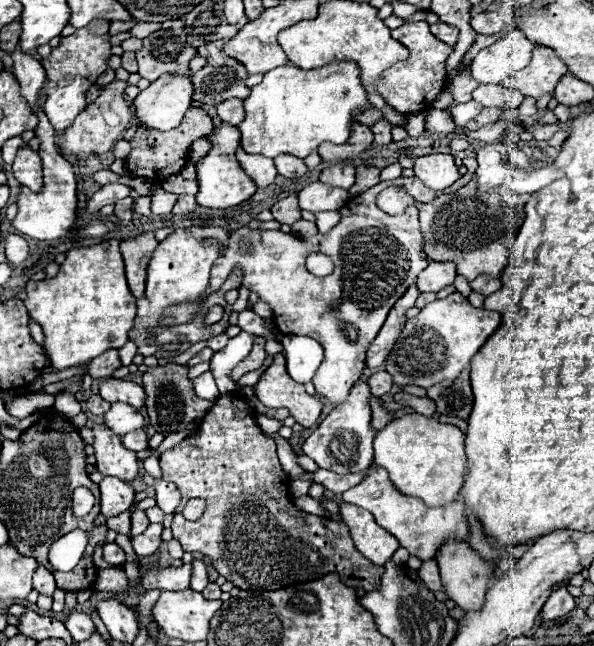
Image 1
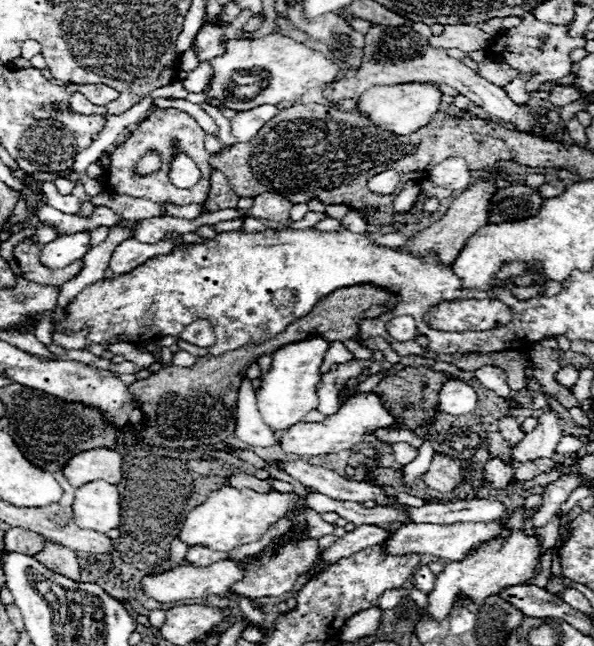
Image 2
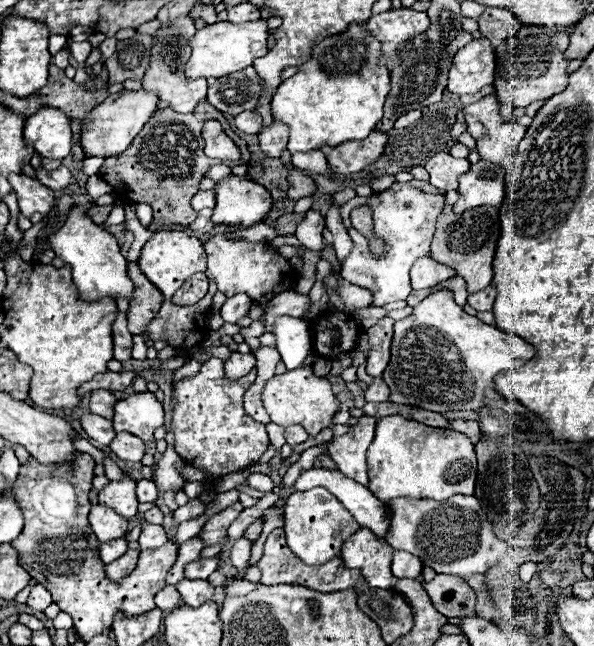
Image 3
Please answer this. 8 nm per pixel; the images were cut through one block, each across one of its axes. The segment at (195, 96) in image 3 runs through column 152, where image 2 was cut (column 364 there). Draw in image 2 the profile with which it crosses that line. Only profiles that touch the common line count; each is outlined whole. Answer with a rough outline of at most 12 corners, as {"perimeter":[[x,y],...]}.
{"perimeter":[[372,24],[364,60],[322,96],[376,84],[448,84],[520,132],[534,126],[502,88],[410,26]]}

